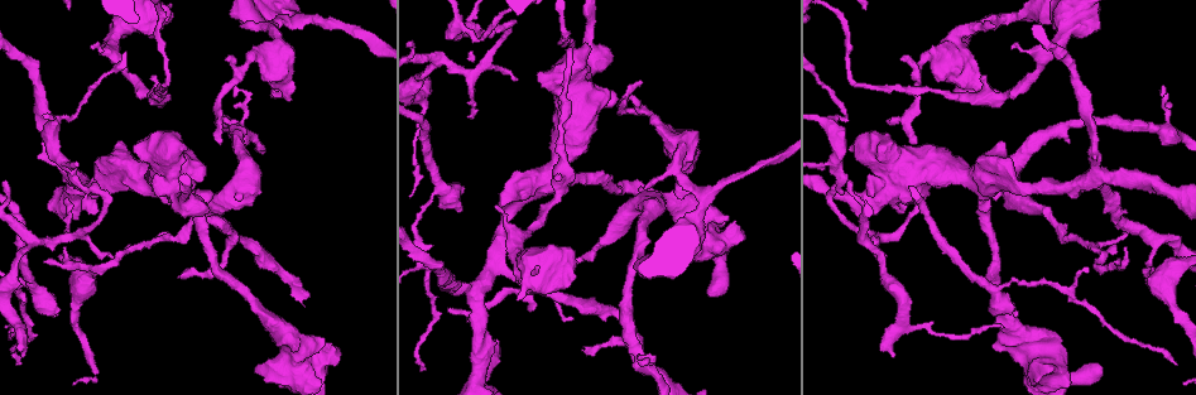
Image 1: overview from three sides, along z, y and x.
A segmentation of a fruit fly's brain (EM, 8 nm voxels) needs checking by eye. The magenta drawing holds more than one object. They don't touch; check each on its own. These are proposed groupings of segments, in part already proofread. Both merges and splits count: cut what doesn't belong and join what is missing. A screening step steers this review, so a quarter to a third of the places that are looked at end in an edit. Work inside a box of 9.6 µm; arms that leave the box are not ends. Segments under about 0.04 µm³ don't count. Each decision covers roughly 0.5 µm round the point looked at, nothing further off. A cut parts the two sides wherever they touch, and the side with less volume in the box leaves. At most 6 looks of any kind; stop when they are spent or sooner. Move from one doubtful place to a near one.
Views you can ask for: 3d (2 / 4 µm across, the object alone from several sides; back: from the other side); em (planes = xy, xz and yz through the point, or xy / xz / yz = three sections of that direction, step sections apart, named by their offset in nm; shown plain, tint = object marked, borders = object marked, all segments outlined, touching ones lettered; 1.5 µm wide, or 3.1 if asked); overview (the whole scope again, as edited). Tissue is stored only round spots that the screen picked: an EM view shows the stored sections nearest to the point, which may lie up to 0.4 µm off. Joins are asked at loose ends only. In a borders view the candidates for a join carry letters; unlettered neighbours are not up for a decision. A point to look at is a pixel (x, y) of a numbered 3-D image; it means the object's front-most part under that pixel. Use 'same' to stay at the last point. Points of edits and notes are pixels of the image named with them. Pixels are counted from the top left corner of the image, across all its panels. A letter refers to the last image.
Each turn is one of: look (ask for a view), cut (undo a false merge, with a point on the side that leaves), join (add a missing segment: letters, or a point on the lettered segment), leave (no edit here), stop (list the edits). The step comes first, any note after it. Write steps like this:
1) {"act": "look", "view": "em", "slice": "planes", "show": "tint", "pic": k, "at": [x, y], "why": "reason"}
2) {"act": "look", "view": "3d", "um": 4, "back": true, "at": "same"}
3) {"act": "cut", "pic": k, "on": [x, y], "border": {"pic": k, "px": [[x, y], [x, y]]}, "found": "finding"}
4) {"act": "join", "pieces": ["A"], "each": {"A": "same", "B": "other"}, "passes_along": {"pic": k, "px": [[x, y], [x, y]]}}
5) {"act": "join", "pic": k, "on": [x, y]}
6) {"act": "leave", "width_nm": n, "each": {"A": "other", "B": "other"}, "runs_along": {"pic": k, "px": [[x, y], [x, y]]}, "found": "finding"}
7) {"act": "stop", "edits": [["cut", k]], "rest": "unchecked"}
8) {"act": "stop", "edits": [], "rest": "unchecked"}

{"act": "look", "view": "em", "slice": "planes", "show": "borders", "pic": 1, "at": [835, 163], "why": "side arm on a straight run"}

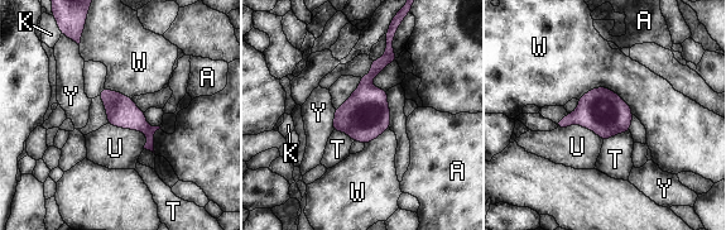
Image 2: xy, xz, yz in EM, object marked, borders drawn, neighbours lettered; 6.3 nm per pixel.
{"act": "leave", "each": {"A": "other", "K": "other", "T": "other", "U": "other", "W": "other", "Y": "other"}, "border": {"pic": 2, "px": [[107, 123], [142, 130], [144, 148]]}, "found": "one neuron here"}

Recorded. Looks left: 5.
{"act": "look", "view": "em", "slice": "planes", "show": "borders", "pic": 1, "at": [157, 96], "why": "sudden change in width"}

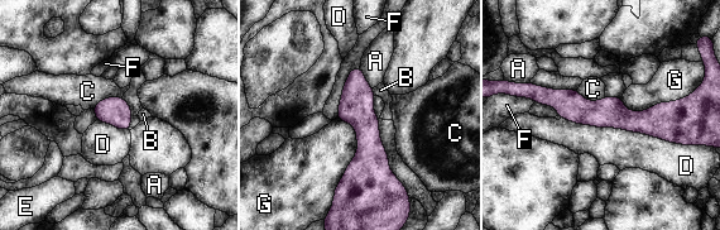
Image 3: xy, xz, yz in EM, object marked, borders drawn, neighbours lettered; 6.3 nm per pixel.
{"act": "leave", "width_nm": 180, "each": {"A": "other", "B": "other", "C": "other", "D": "other", "E": "other", "F": "other", "G": "other"}, "runs_along": {"pic": 3, "px": [[529, 94], [623, 119], [678, 106]]}, "found": "all the same neuron"}

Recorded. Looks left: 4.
{"act": "look", "view": "3d", "um": 4, "pic": 1, "at": [135, 149], "why": "an open end"}

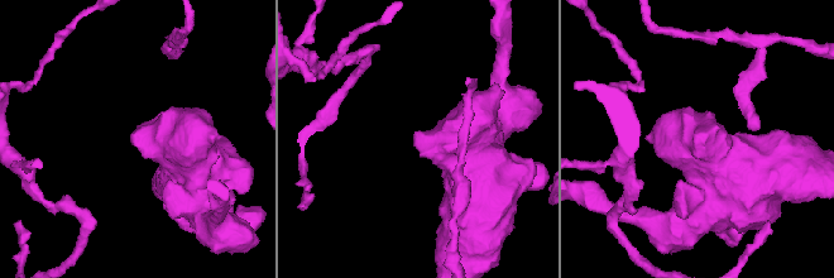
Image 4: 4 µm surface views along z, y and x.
{"act": "look", "view": "em", "um": 3.1, "slice": "planes", "show": "borders", "pic": 4, "at": [414, 134]}

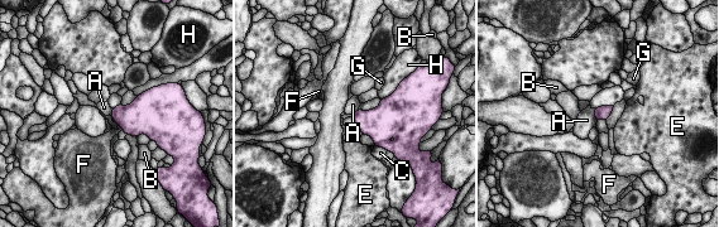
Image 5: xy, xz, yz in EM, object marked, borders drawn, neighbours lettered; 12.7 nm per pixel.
{"act": "leave", "longest_contact_nm": ["H", 200], "each": {"A": "other", "B": "other", "C": "other", "E": "other", "F": "other", "G": "other", "H": "other"}, "border": {"pic": 5, "px": [[594, 109], [597, 121]]}, "found": "no lettered segment goes on from it"}

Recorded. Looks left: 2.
{"act": "stop", "edits": [], "rest": "unchecked"}

